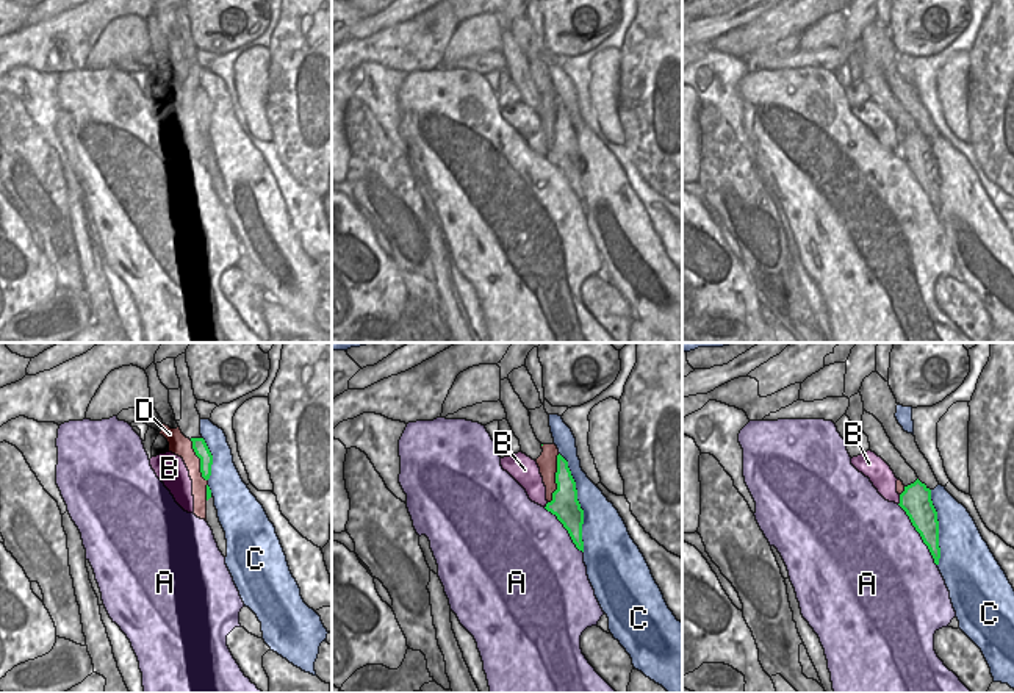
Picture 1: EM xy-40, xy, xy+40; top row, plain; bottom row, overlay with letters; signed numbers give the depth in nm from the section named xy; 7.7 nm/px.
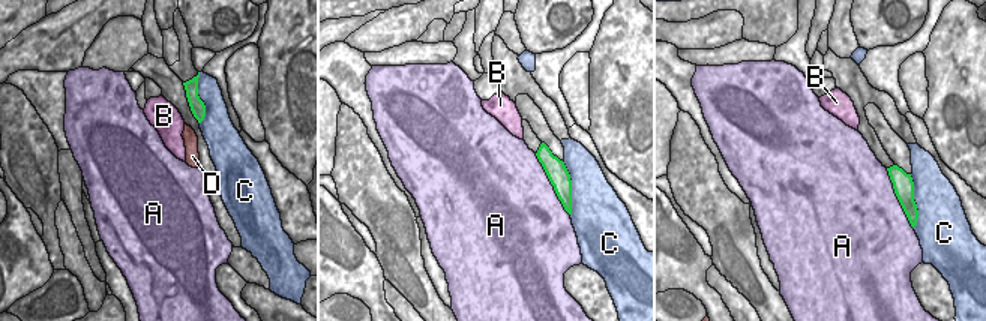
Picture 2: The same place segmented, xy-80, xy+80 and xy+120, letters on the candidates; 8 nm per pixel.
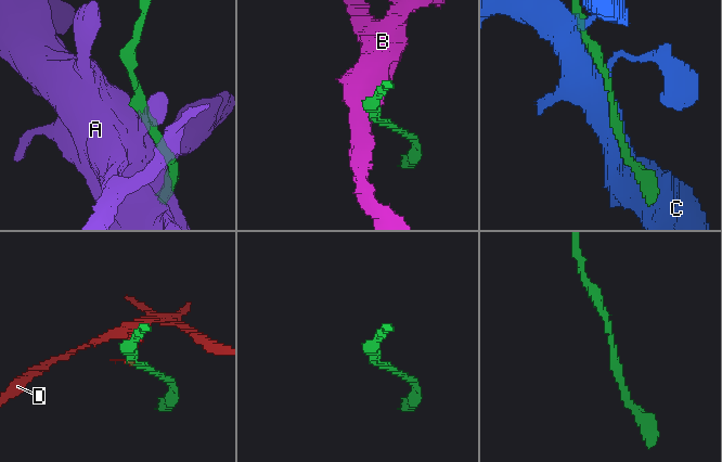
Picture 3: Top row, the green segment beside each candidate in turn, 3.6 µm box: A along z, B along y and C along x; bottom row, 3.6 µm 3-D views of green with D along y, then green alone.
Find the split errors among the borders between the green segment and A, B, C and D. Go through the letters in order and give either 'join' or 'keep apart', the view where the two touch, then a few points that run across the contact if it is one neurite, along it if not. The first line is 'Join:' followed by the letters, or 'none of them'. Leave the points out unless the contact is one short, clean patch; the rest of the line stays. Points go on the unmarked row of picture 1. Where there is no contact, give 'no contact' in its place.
Join: none of them
A: keep apart | xy+40
B: keep apart | xy+40 | xy+40 (900, 144), (898, 154)
C: keep apart | xy
D: keep apart | xy

